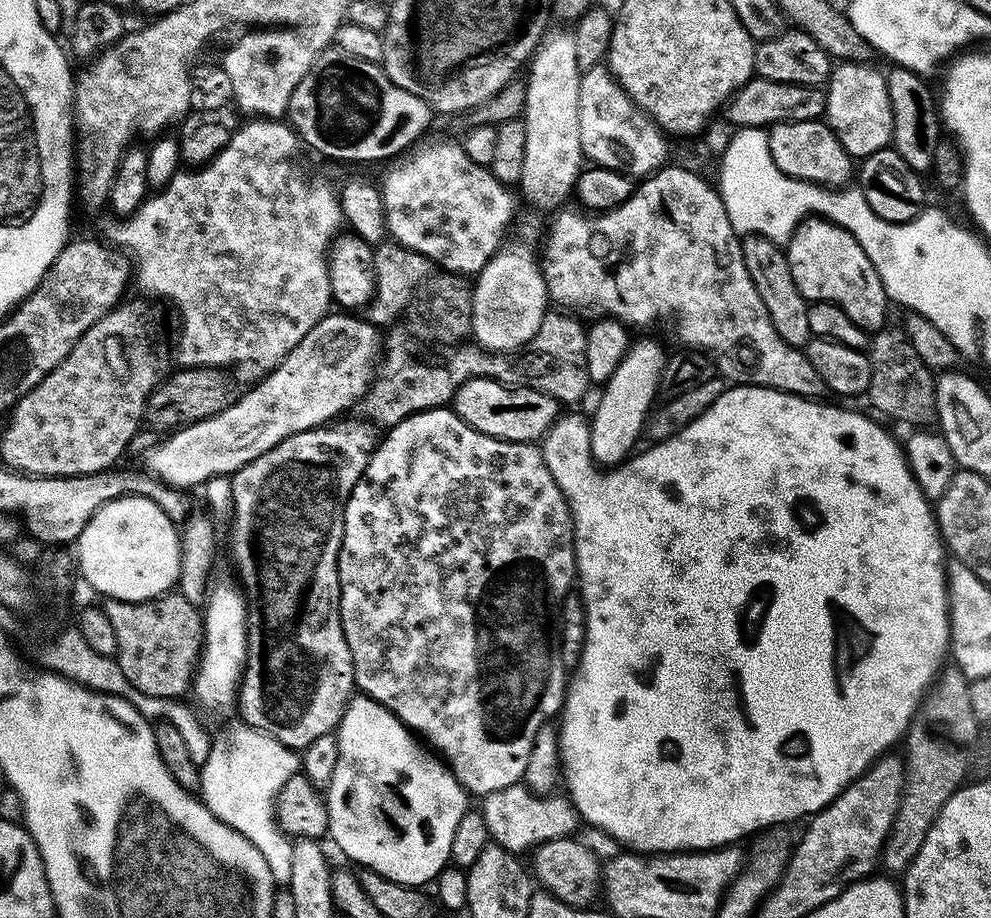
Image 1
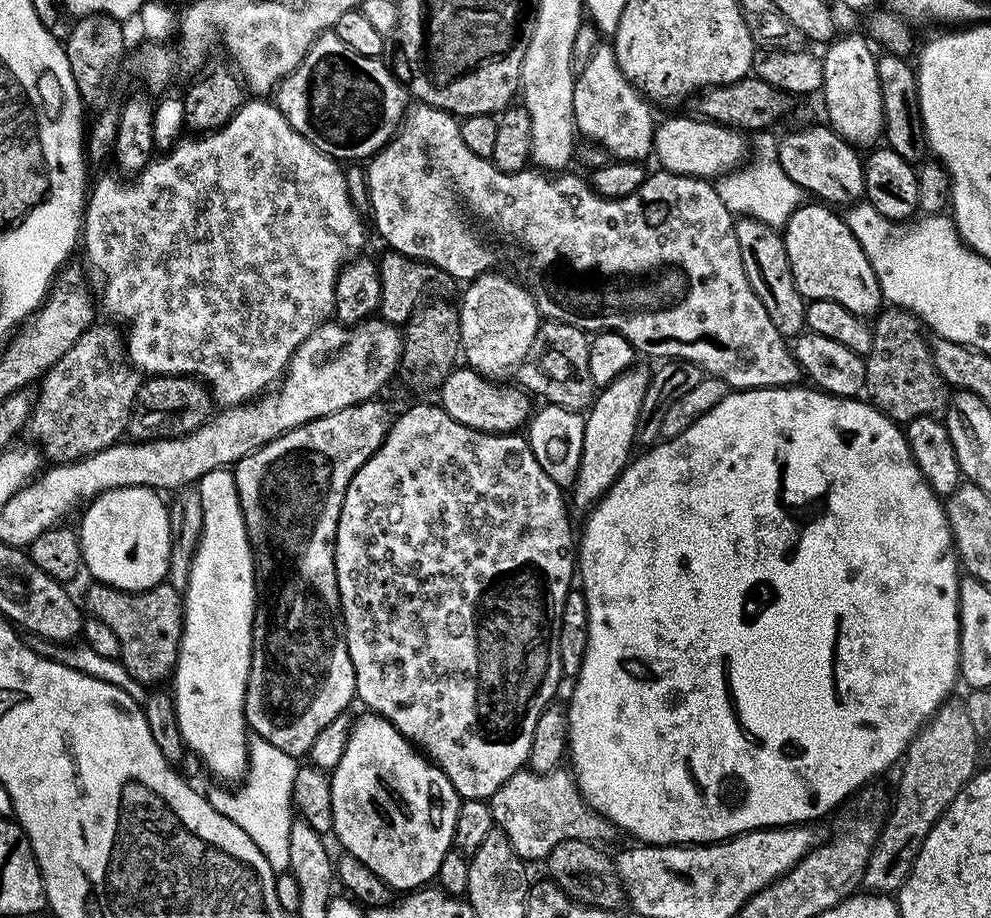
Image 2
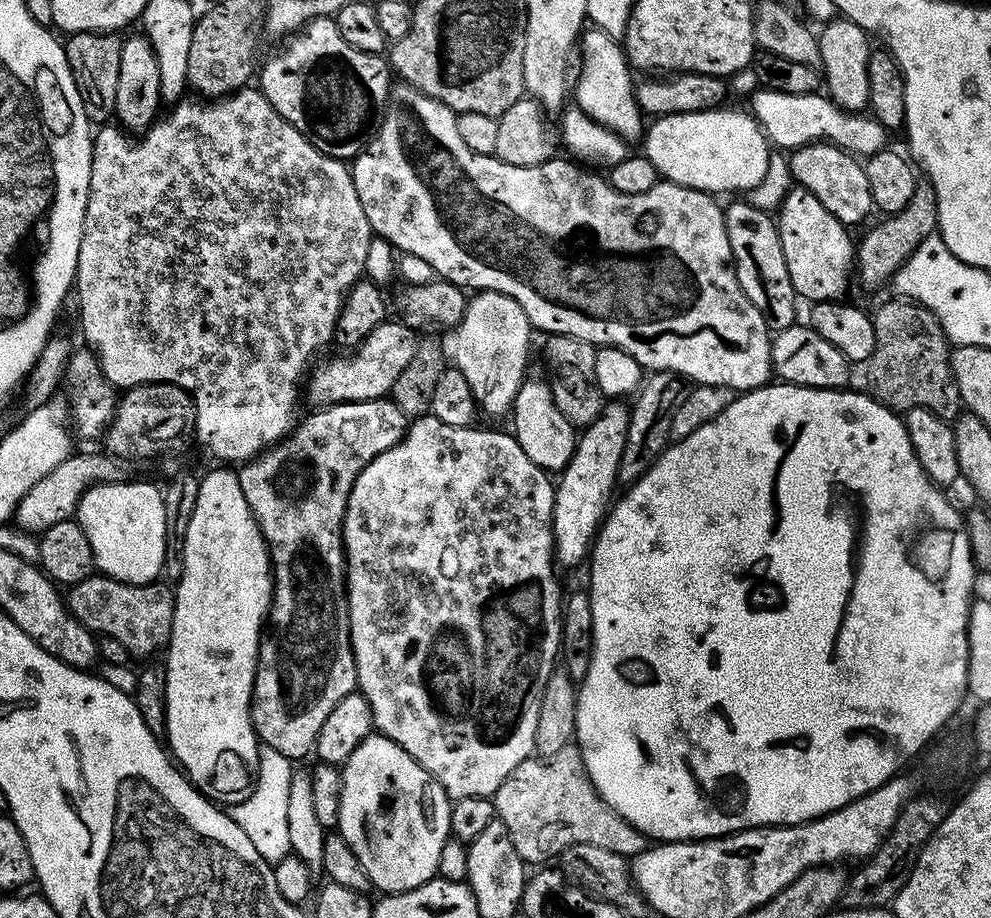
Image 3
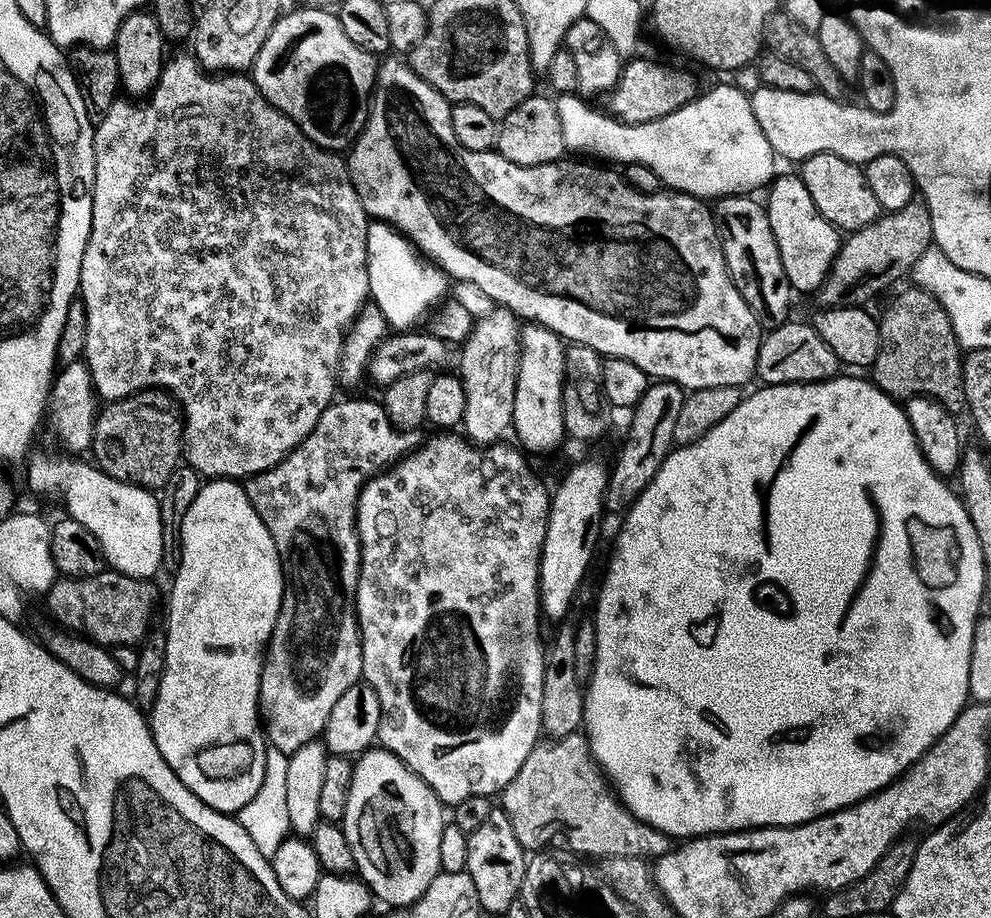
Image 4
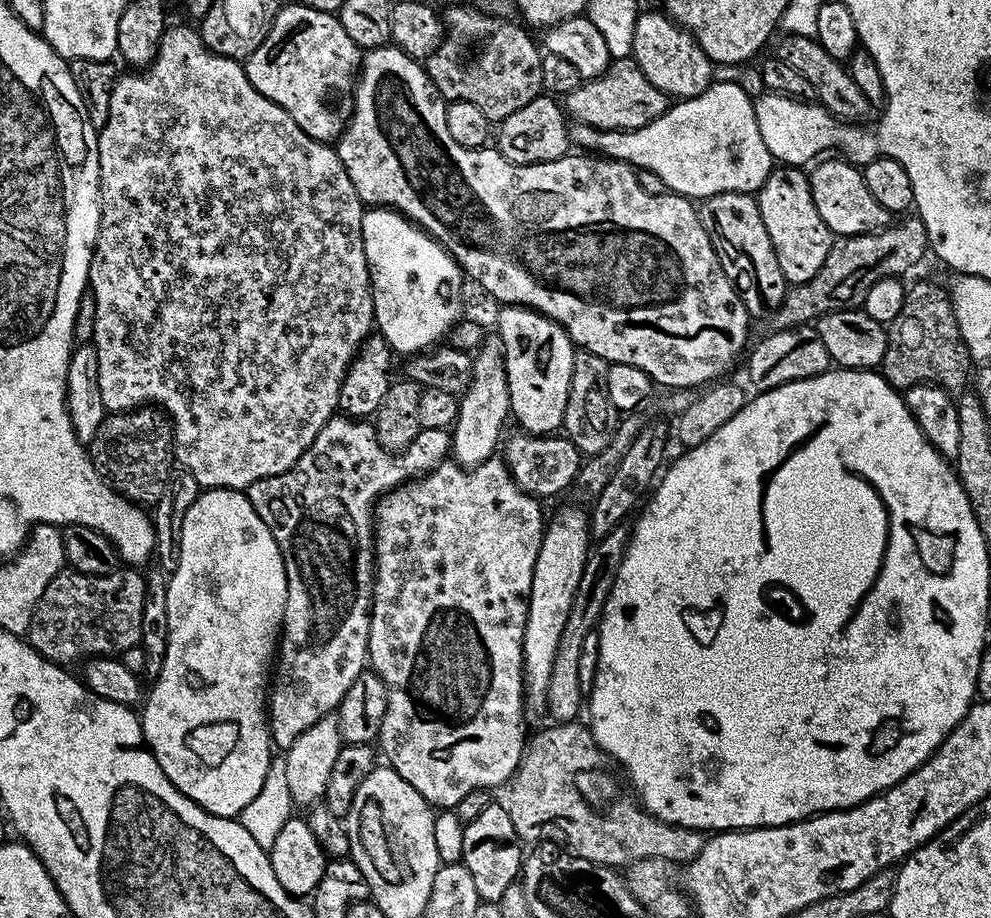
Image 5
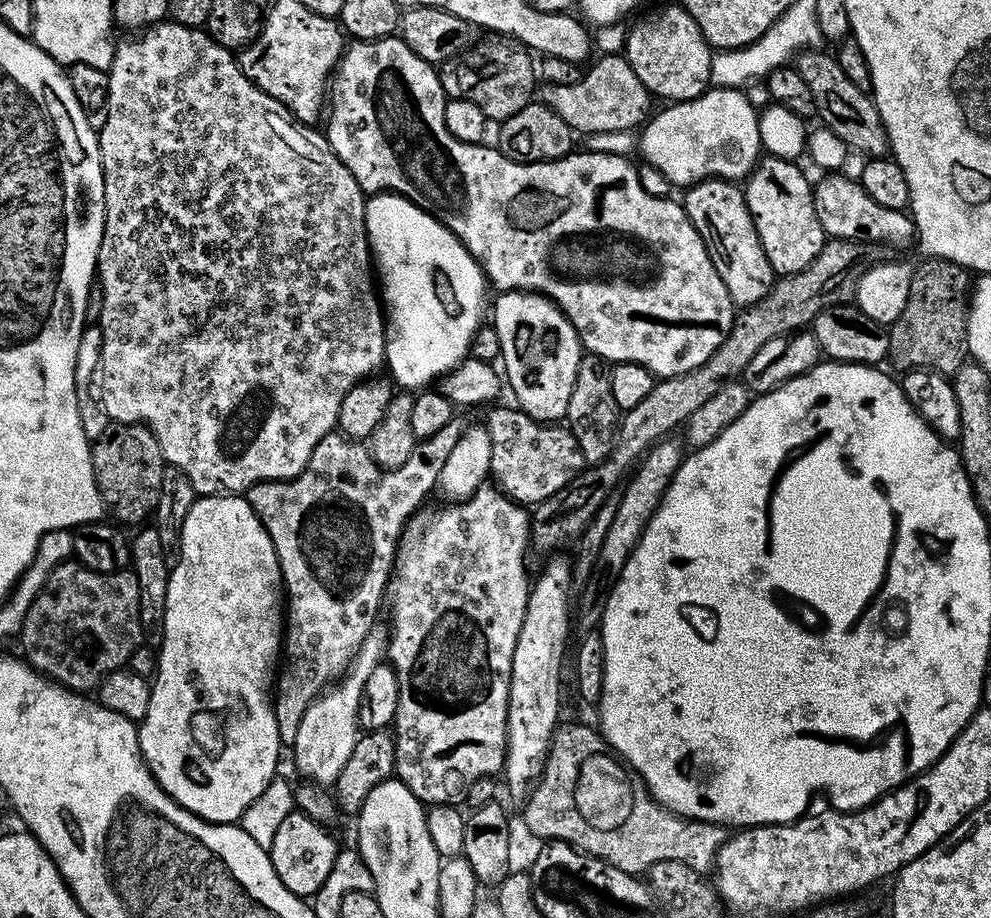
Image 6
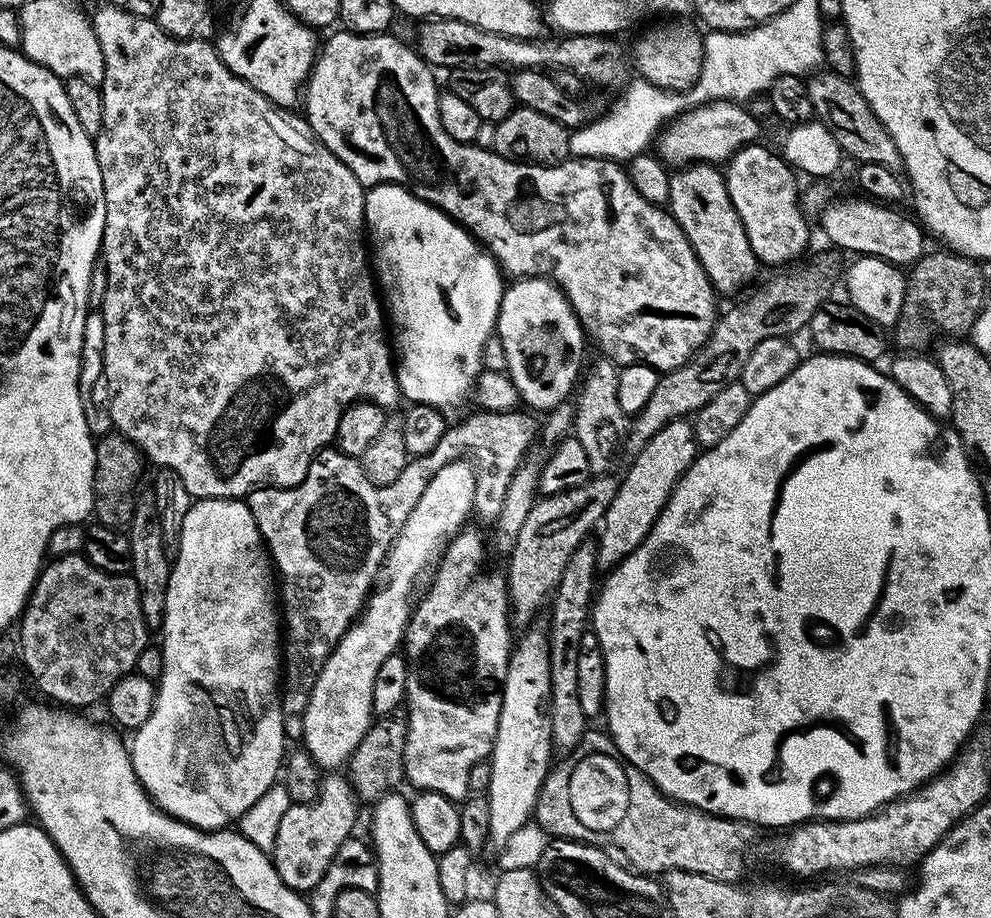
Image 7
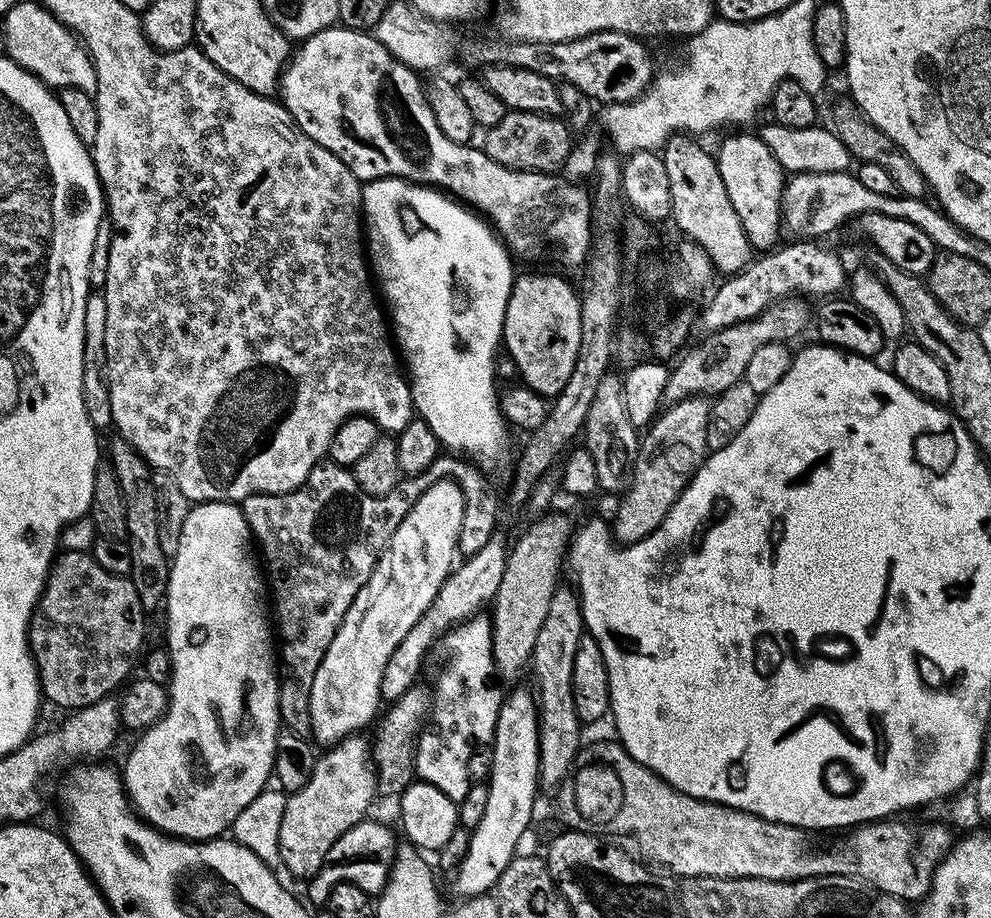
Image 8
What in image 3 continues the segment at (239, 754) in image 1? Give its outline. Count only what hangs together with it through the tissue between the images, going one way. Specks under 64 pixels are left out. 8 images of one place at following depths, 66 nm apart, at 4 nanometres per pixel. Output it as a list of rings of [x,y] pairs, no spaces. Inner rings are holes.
[[[261,747],[260,765],[256,767],[256,783],[247,800],[233,804],[230,808],[232,821],[239,826],[242,834],[250,838],[254,850],[262,854],[266,863],[273,866],[290,855],[290,830],[286,830],[286,802],[290,802],[290,778],[294,771],[293,761],[288,760],[278,750]]]

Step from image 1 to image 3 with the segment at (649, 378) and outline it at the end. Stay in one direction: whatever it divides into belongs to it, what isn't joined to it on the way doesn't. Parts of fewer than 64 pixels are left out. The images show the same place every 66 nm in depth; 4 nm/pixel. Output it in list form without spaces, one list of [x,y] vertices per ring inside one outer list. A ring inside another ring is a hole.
[[[605,403],[603,410],[598,414],[598,418],[594,418],[594,422],[579,433],[574,454],[568,465],[559,473],[560,480],[558,476],[555,481],[556,501],[554,502],[554,514],[552,515],[552,529],[554,530],[554,542],[556,543],[554,556],[561,565],[564,563],[568,568],[582,563],[583,560],[585,563],[592,547],[592,541],[596,539],[596,533],[599,532],[600,525],[603,524],[605,516],[610,511],[610,505],[614,500],[612,491],[618,488],[620,478],[622,450],[626,450],[629,411],[630,408],[627,403]]]

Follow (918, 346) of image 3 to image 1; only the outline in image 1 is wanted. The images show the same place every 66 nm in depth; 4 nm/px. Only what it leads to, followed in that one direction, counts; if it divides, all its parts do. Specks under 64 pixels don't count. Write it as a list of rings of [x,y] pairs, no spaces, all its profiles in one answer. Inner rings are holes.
[[[885,326],[871,337],[867,349],[870,362],[870,386],[866,393],[881,417],[889,416],[892,420],[901,420],[908,426],[928,426],[936,420],[936,382],[934,372],[918,358],[907,338],[899,327]]]

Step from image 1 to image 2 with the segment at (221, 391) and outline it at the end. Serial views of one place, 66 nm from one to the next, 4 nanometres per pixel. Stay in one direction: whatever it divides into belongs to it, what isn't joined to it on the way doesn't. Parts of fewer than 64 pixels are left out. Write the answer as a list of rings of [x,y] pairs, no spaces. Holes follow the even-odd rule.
[[[148,376],[136,395],[136,405],[128,420],[127,435],[133,441],[169,440],[190,434],[208,423],[214,401],[205,385],[195,376]]]

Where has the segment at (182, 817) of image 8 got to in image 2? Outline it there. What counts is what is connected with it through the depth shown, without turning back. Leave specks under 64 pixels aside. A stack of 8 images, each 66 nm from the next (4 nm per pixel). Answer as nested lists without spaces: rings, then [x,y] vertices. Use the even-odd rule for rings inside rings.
[[[225,466],[210,470],[198,481],[198,487],[204,511],[203,534],[197,544],[188,587],[182,592],[185,631],[174,673],[178,730],[184,739],[185,749],[196,753],[197,758],[220,779],[217,781],[239,781],[248,771],[250,729],[244,719],[244,699],[252,665],[252,627],[258,603],[256,560],[252,557],[252,544],[248,540],[233,469]]]

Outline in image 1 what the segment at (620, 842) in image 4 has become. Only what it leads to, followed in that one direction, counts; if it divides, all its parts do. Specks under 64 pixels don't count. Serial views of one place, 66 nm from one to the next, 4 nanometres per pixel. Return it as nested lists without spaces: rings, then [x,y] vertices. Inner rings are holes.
[[[523,782],[506,786],[506,790],[494,790],[483,797],[479,801],[478,811],[486,822],[489,841],[517,854],[528,854],[540,844],[572,836],[578,825],[576,810],[567,795],[536,796]]]

